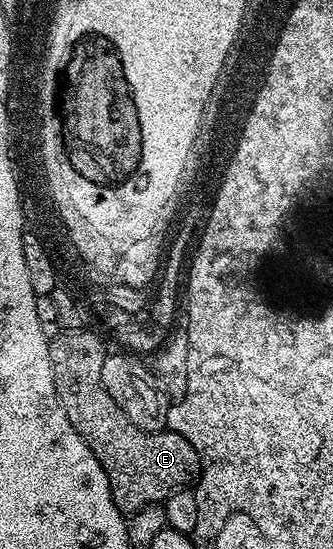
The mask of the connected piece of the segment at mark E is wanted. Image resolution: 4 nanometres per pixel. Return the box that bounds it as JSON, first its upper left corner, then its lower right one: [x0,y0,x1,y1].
[49,329,201,513]

